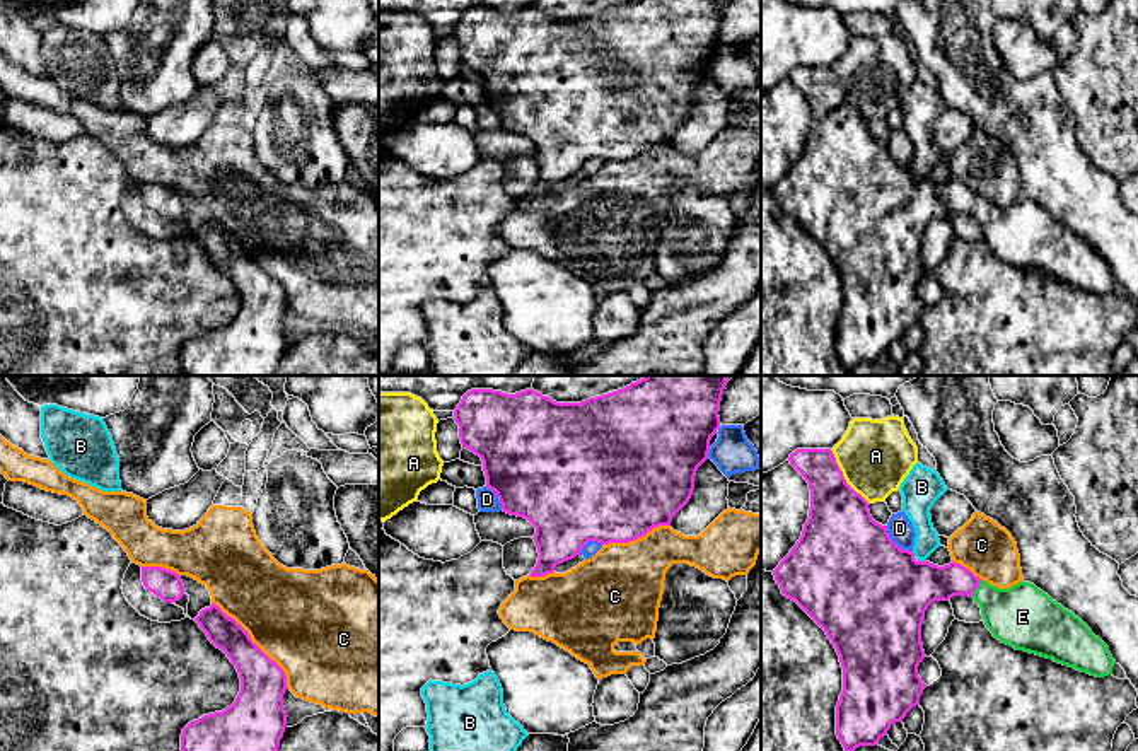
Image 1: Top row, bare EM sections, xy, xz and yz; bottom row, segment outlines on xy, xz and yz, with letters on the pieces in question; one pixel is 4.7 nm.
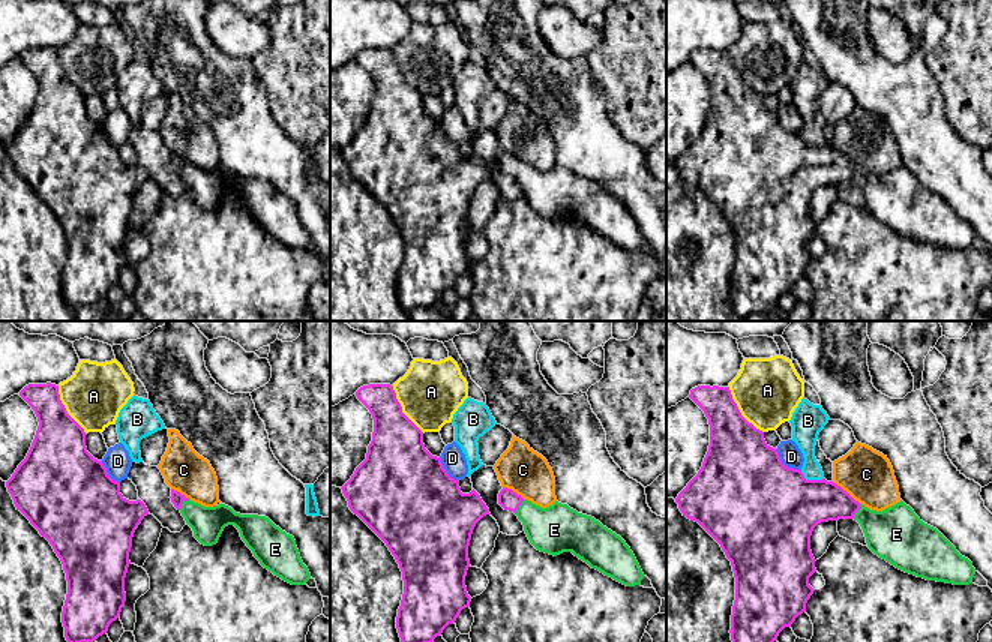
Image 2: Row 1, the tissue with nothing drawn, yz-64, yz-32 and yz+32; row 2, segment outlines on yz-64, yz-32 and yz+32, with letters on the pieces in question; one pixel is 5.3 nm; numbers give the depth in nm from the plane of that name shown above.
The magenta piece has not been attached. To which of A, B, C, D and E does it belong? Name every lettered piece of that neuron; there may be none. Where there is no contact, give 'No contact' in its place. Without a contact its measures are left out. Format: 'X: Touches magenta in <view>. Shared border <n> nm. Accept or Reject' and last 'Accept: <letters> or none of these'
A: Touches magenta in yz. Shared border 320 nm. Reject
B: Touches magenta in yz. Shared border 30 nm. Reject
C: Touches magenta in xy. Shared border 550 nm. Reject
D: Touches magenta in yz. Shared border 180 nm. Reject
E: Touches magenta in yz. Shared border 90 nm. Accept
Accept: E

